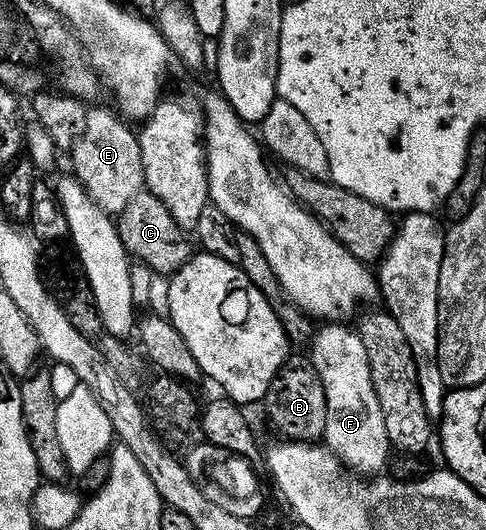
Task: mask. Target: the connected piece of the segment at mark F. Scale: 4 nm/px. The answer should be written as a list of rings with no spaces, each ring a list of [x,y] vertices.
[[[340,324],[321,325],[324,327],[319,327],[310,339],[310,357],[326,392],[326,432],[322,442],[349,471],[376,476],[389,465],[390,447],[382,408],[378,408],[378,396],[370,380],[368,350],[353,327],[351,330],[336,325]]]

